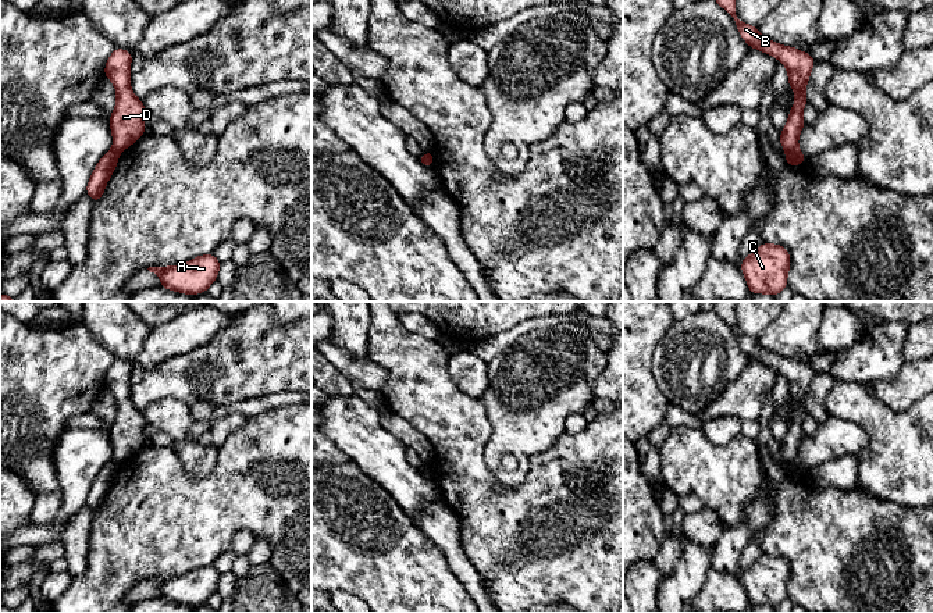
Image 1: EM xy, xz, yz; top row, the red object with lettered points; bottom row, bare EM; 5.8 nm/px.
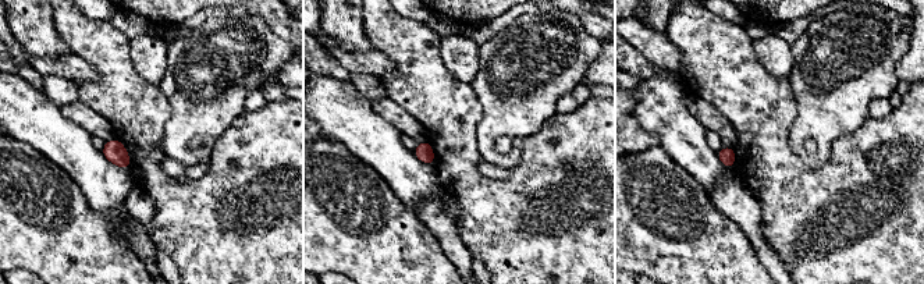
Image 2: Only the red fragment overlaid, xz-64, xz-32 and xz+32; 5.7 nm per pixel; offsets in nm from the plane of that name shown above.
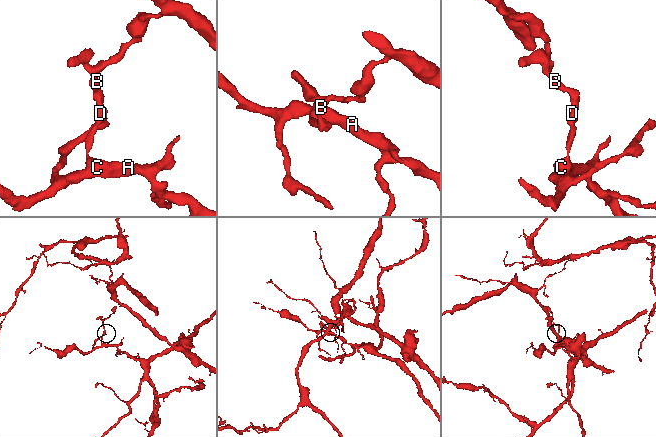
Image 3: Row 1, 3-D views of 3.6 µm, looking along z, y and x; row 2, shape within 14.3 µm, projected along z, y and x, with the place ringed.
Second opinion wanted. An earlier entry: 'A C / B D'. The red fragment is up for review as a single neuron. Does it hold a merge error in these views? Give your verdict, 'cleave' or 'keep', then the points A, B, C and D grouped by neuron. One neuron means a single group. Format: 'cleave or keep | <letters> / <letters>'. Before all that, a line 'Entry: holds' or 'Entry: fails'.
Entry: holds
cleave | A C / B D

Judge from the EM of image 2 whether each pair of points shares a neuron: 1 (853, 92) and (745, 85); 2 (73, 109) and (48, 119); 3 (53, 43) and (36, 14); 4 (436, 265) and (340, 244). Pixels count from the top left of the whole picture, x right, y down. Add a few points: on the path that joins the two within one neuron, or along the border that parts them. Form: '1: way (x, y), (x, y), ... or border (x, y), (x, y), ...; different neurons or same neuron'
1: border (786, 77), (796, 106), (796, 117), (792, 121); different neurons
2: border (59, 107), (66, 117), (88, 132); different neurons
3: way (46, 36), (36, 27), (36, 21); same neuron
4: way (412, 259), (393, 256), (379, 244), (363, 244); same neuron

